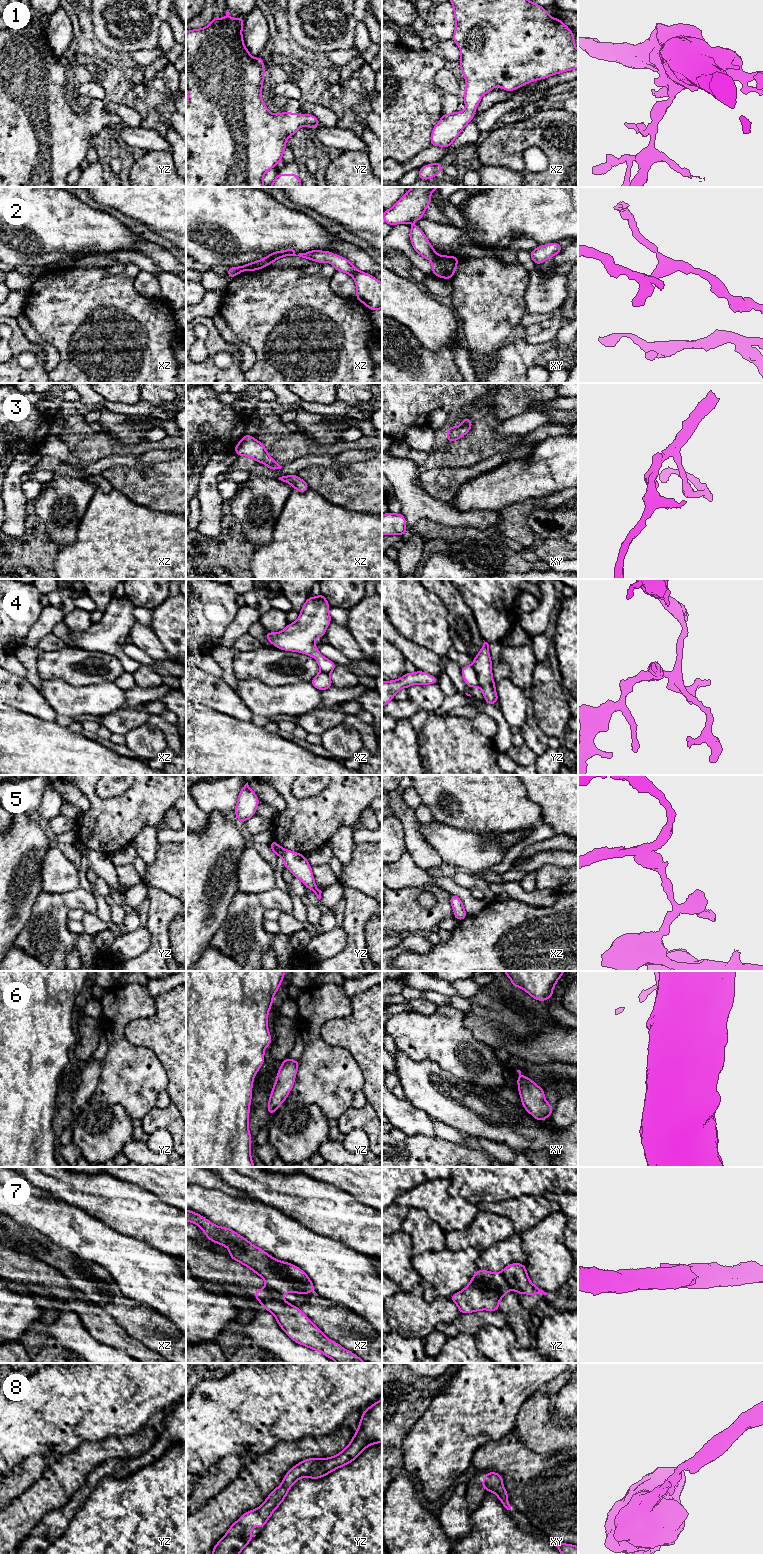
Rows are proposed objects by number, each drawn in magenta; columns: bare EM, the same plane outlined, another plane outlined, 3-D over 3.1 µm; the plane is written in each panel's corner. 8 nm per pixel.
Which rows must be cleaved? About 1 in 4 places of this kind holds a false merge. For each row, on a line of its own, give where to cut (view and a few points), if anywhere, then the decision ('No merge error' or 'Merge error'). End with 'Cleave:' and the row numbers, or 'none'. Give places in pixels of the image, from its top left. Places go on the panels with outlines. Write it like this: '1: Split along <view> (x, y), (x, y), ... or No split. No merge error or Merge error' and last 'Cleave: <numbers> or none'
1: No split. No merge error
2: Split along xy (439, 255), (432, 260). Merge error
3: No split. No merge error
4: Split along yz (471, 665), (478, 685). Merge error
5: No split. No merge error
6: No split. No merge error
7: Split along yz (501, 1272), (511, 1288). Merge error
8: No split. No merge error
Cleave: 2, 4, 7

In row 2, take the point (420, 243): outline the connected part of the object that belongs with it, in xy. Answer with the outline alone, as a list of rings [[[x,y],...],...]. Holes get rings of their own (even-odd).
[[[417,225],[410,227],[410,240],[414,250],[427,260],[434,260],[439,256]]]

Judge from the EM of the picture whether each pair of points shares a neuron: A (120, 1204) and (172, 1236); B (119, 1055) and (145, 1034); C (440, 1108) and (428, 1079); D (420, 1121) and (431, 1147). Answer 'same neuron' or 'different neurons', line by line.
A: same neuron
B: different neurons
C: same neuron
D: different neurons

